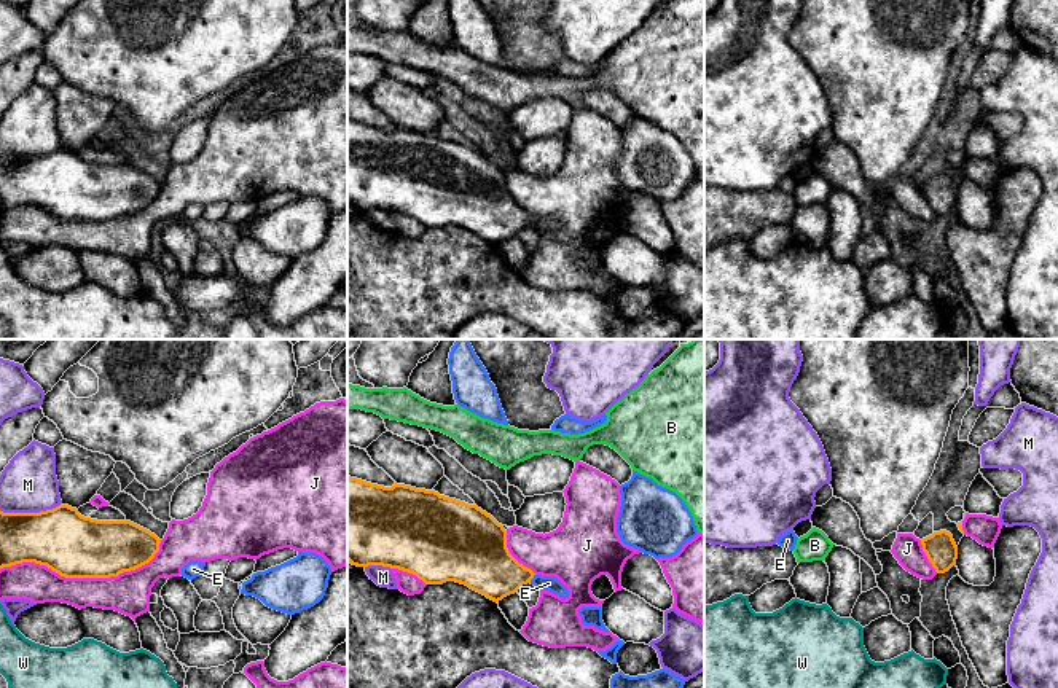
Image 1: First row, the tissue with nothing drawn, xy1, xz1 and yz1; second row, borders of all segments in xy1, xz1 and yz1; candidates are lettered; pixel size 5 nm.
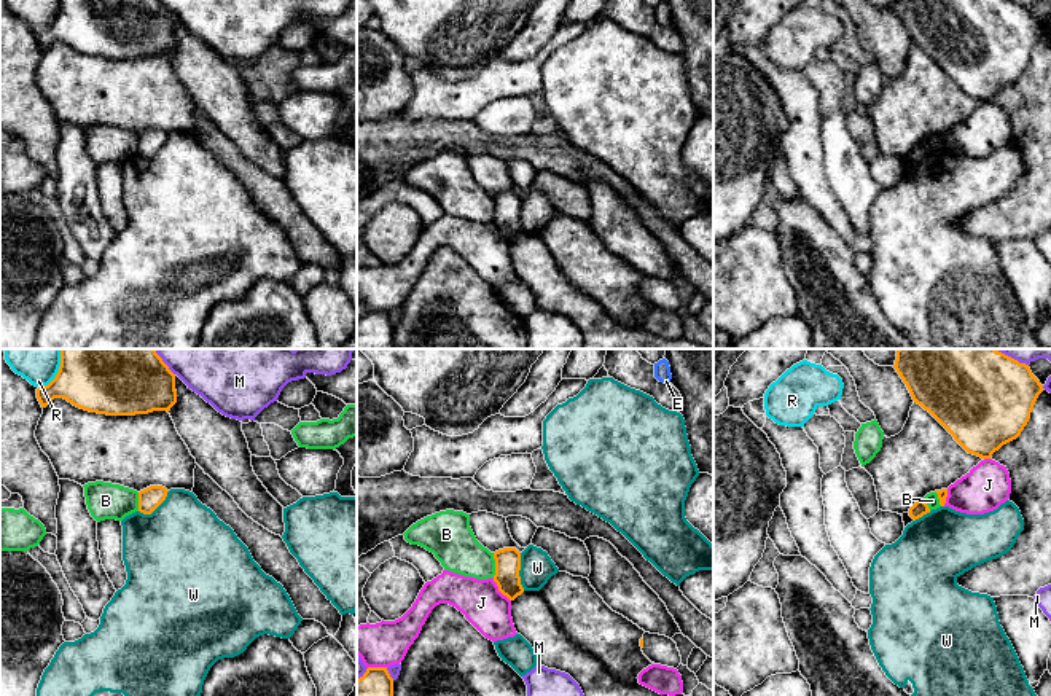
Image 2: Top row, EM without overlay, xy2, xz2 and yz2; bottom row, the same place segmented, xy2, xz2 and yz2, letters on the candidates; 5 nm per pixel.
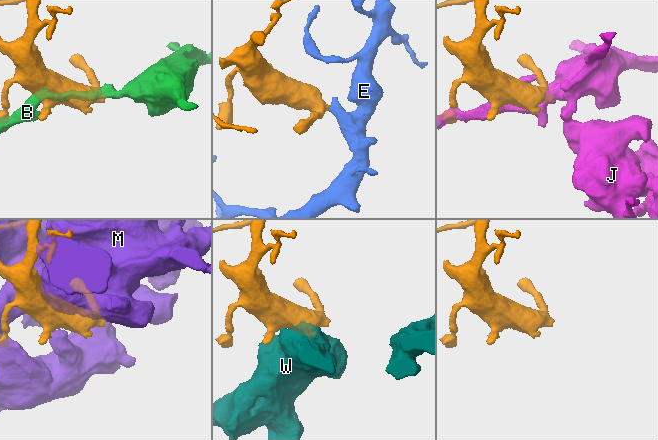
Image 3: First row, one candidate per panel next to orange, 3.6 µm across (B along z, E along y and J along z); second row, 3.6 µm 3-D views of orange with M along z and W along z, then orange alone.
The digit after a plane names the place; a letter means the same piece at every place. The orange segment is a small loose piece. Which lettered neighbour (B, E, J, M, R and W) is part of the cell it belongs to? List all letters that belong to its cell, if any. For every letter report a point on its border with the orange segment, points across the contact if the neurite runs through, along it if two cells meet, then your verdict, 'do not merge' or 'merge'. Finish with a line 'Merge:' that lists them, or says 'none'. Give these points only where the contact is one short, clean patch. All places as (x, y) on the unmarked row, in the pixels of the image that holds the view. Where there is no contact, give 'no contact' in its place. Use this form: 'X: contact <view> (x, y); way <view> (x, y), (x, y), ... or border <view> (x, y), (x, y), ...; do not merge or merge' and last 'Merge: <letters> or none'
B: contact xz2 (496, 209); do not merge
E: contact xz1 (532, 220); way xz1 (485, 207), (501, 218), (532, 220), (548, 226); merge
J: contact xy1 (85, 220); do not merge
M: contact xy1 (31, 156); do not merge
R: contact xy2 (56, 18); do not merge
W: contact xz2 (518, 215); border xz2 (519, 196), (519, 226), (524, 233); do not merge
Merge: E

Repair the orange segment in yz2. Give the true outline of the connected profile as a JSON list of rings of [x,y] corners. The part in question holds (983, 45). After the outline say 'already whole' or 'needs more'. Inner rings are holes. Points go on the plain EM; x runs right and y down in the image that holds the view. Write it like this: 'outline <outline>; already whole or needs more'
outline [[[897,0],[893,11],[914,46],[928,54],[968,97],[981,102],[990,102],[1021,78],[1043,35],[1029,8],[1011,0]]]; already whole

